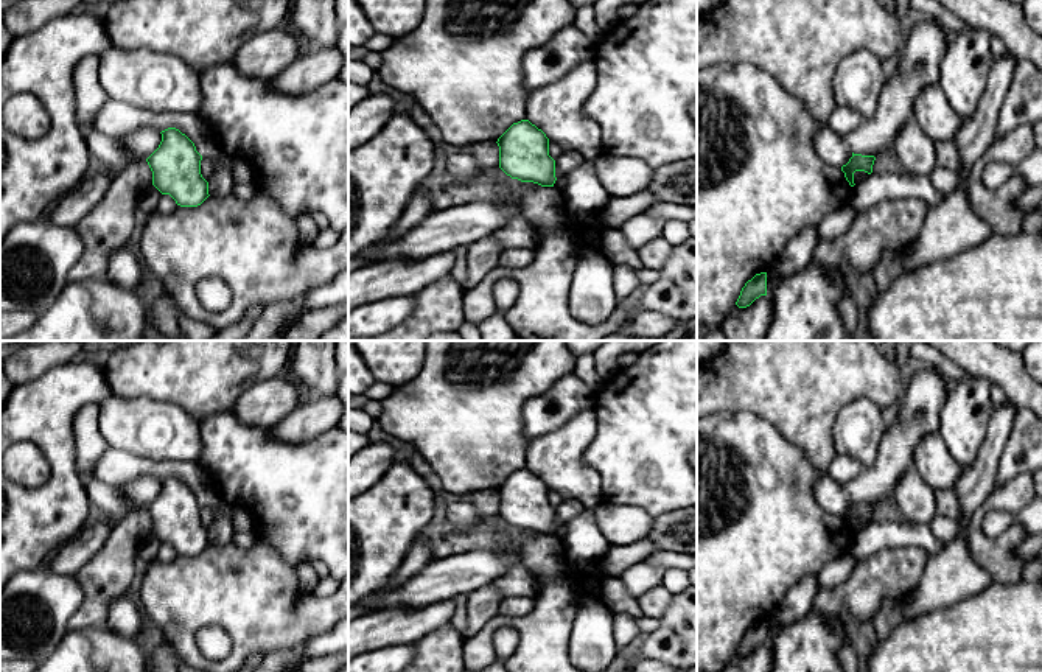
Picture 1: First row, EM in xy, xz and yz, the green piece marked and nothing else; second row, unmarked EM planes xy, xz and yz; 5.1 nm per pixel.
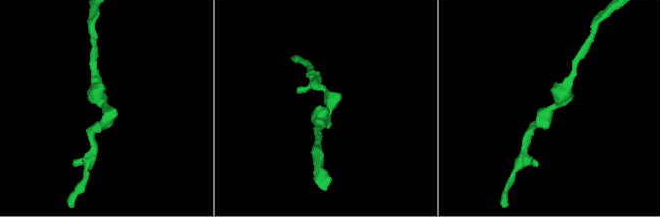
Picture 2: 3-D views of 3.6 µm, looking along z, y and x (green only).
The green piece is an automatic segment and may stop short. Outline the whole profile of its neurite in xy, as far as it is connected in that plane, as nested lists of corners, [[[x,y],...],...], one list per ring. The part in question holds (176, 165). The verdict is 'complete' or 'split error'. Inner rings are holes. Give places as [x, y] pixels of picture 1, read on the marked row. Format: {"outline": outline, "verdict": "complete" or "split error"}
{"outline": [[[168,128],[160,134],[159,148],[146,159],[152,185],[180,207],[201,205],[210,196],[208,182],[201,174],[202,156],[179,129]]], "verdict": "complete"}

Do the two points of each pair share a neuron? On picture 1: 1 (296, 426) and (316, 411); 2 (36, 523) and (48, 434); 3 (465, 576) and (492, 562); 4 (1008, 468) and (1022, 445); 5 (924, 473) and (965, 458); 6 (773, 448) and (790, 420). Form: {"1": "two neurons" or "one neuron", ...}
{"1": "one neuron", "2": "one neuron", "3": "one neuron", "4": "one neuron", "5": "two neurons", "6": "two neurons"}

